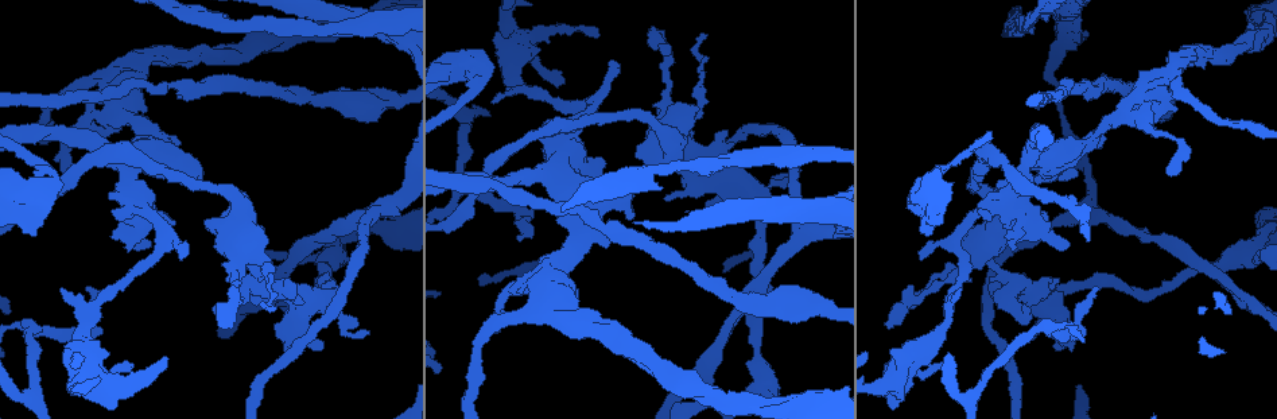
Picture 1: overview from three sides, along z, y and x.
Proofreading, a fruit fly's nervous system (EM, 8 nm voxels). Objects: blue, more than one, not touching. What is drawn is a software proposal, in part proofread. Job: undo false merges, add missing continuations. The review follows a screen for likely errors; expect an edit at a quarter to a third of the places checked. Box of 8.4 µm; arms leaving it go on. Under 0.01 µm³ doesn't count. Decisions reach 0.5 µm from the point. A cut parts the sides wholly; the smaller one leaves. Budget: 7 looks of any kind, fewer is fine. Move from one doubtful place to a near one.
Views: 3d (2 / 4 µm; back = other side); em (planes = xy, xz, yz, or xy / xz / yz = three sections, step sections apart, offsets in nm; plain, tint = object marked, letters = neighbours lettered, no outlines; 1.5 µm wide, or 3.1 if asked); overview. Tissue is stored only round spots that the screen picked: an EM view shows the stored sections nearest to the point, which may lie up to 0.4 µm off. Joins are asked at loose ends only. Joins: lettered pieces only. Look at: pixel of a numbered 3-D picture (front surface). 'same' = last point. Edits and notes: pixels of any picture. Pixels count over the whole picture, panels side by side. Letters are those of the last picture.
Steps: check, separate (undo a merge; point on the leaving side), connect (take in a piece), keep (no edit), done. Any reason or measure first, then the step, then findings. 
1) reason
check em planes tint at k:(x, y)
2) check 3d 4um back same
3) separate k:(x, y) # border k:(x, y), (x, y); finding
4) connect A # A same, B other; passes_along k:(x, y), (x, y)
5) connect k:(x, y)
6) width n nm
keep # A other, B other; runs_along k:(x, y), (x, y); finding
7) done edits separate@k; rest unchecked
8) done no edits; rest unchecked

check em yz step 4 tint at 1:(1235, 126)

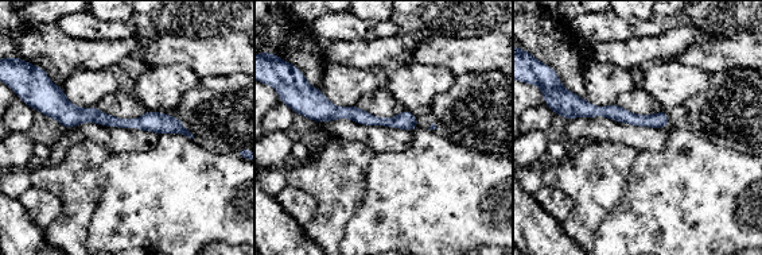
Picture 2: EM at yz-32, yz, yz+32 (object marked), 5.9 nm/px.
cut it another way
check em planes letters same

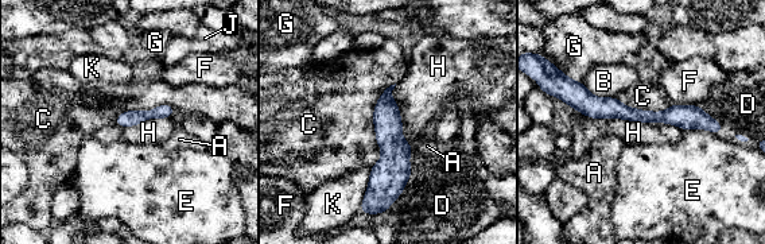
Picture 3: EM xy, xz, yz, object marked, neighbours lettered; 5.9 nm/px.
longest_contact C 550 nm
keep # A other, B other, C other, D other, E other, F other, G other, H other, J other, K other; all the same cell

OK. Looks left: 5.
check em planes letters at 1:(34, 235)

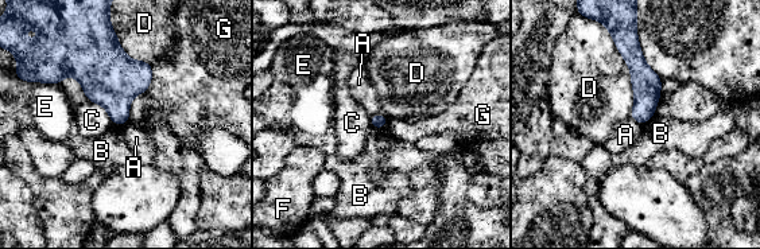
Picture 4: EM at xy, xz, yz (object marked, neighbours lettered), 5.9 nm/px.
keep # A other, B other, C other, D other, E other, F other, G other; runs_along 4:(634, 39), (642, 120); none of them fits

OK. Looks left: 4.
tapers out
check em yz step 4 letters at 1:(267, 310)

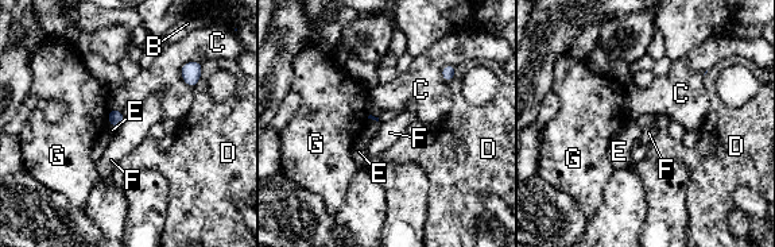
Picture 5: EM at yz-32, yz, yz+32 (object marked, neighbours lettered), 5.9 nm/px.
check em xy step 4 letters same

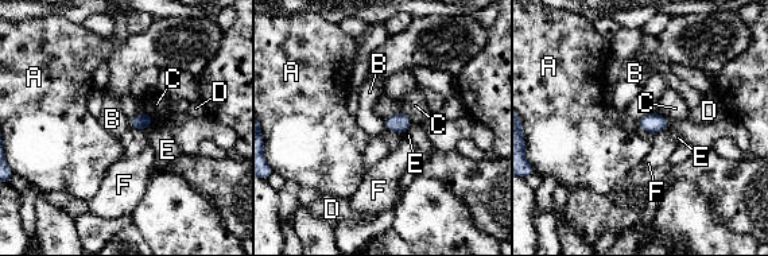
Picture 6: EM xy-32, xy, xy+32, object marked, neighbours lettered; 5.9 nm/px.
width 100 nm
keep # A other, B other, C other, D other, E other, F other; border 6:(668, 125), (652, 135); no lettered piece goes on from it

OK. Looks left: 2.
done no edits; rest unchecked

